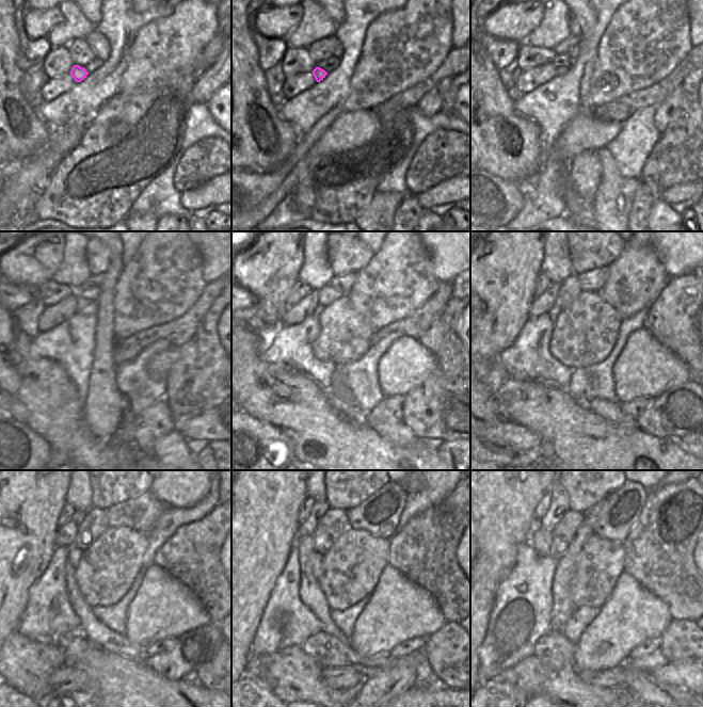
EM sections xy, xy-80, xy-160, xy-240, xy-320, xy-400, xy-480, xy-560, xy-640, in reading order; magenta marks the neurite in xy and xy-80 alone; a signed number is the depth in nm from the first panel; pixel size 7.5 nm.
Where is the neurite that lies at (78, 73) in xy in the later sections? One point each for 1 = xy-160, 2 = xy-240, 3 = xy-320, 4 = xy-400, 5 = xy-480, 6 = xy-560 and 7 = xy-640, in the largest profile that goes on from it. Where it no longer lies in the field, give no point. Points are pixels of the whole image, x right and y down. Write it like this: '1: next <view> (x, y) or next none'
1: next xy-160 (559, 70)
2: next xy-240 (92, 308)
3: next xy-320 (345, 337)
4: next xy-400 (585, 332)
5: next xy-480 (106, 572)
6: next xy-560 (350, 571)
7: next xy-640 (601, 562)

